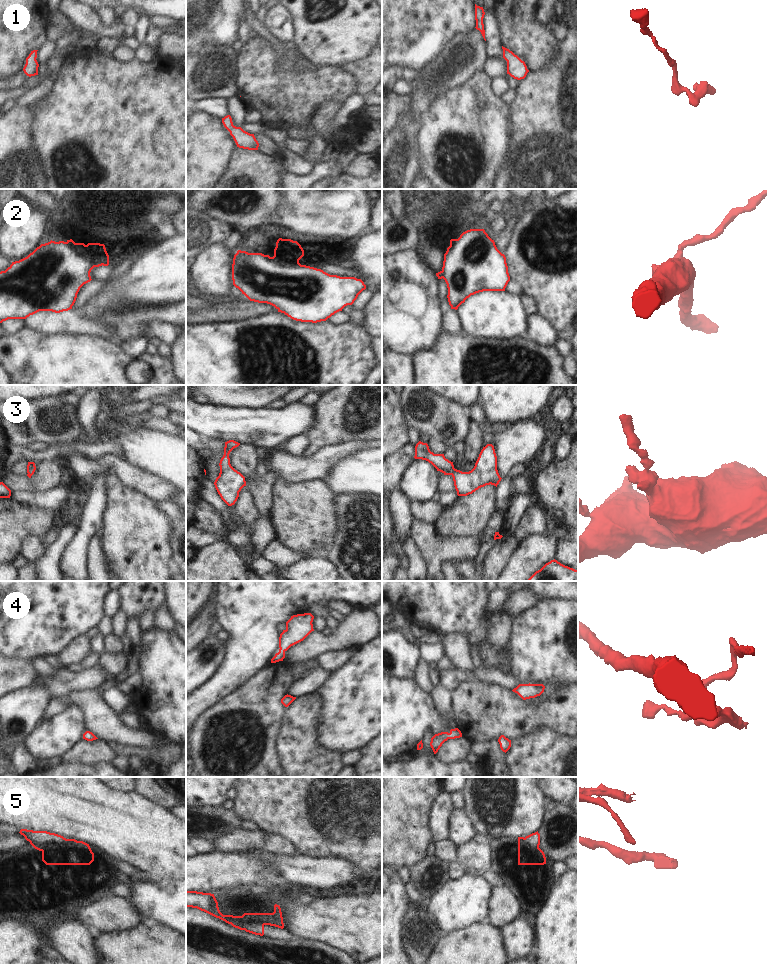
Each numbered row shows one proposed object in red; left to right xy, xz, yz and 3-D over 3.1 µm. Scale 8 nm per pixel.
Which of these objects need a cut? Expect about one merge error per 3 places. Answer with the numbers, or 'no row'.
no row.

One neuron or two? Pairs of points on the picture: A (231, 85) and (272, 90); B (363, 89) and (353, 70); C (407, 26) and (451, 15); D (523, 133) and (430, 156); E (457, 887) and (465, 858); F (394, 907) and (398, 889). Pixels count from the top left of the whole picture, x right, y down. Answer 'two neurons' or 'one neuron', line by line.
A: two neurons
B: one neuron
C: one neuron
D: two neurons
E: two neurons
F: one neuron

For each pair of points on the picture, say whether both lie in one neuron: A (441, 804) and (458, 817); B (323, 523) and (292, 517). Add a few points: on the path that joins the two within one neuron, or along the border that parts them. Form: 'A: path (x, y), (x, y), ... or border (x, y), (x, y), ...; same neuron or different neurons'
A: border (453, 808), (449, 820), (449, 835); different neurons
B: path (315, 520), (300, 517); same neuron

